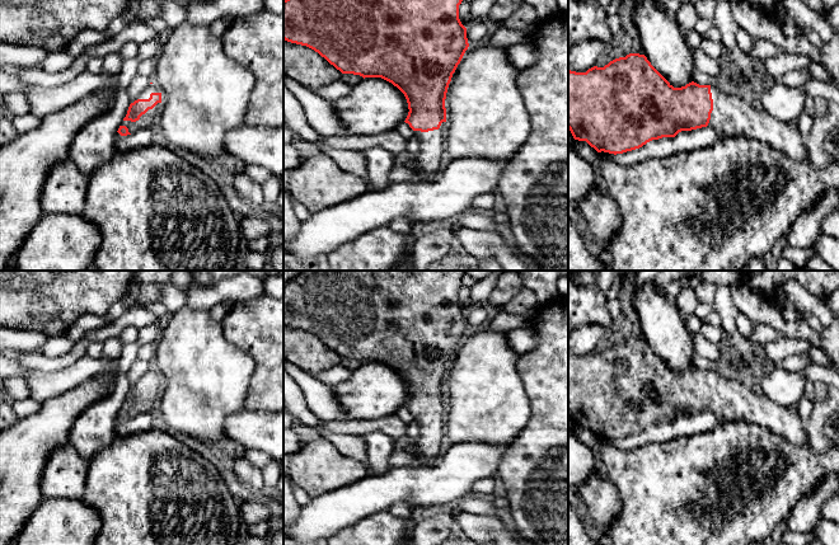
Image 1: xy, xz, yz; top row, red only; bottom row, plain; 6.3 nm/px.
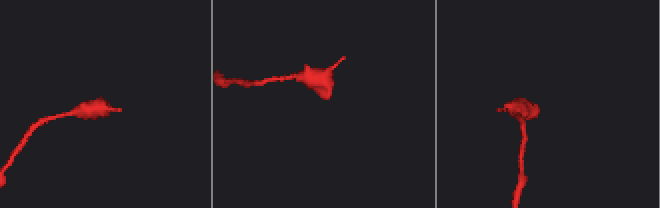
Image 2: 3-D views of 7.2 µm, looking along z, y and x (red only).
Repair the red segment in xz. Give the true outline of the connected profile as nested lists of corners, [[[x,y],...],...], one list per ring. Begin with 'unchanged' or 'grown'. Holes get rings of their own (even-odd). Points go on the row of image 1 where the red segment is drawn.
grown; [[[283,0],[283,39],[291,43],[306,46],[342,74],[353,74],[365,77],[381,77],[397,86],[406,97],[408,103],[408,116],[406,123],[414,131],[413,136],[420,140],[420,152],[413,164],[417,174],[439,174],[446,161],[445,136],[446,136],[446,108],[445,99],[453,74],[460,64],[469,47],[467,28],[459,19],[459,5],[463,0]]]

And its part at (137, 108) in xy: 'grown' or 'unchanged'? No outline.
grown

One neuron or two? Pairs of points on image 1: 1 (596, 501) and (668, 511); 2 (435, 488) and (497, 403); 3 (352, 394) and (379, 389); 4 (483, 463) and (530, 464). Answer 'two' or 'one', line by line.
1: two
2: two
3: one
4: two

